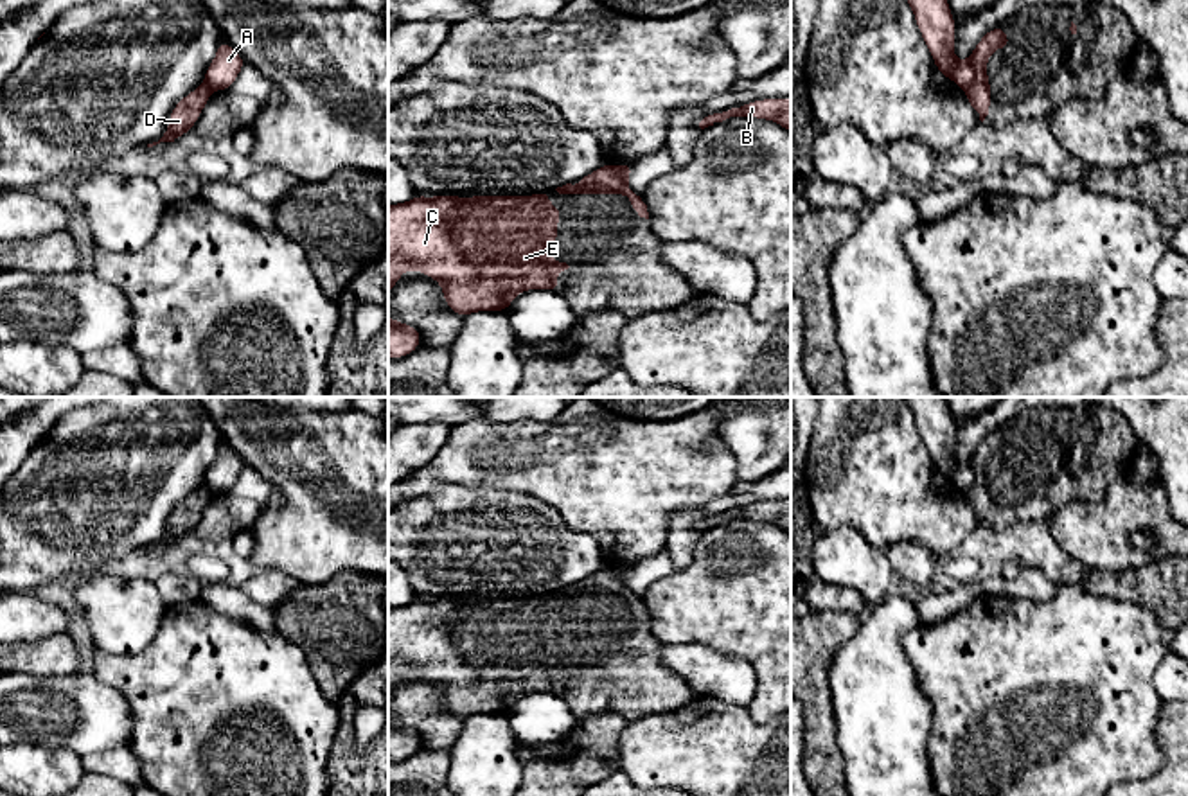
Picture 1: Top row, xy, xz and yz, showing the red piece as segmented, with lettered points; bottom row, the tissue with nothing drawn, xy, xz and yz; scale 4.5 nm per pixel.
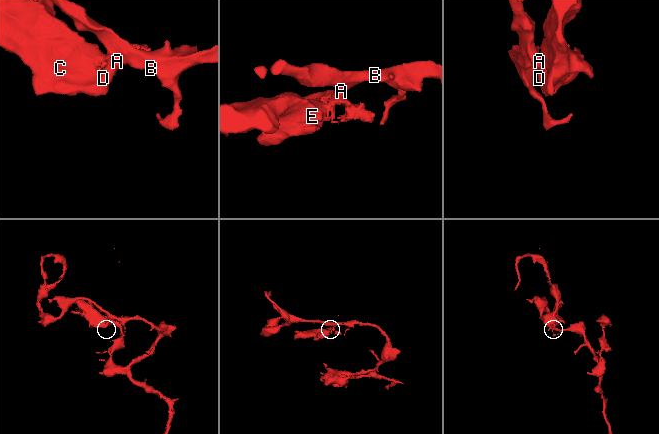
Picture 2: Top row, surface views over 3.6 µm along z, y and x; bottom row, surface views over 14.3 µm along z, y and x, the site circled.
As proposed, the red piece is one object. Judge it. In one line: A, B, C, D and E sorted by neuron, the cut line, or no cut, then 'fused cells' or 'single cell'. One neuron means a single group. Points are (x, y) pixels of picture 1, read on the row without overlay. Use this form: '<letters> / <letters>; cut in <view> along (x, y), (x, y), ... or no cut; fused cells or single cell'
A B / C D E; cut in yz along (971, 462), (973, 484), (964, 491); fused cells

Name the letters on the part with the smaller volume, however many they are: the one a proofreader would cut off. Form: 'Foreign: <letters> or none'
Foreign: C, D, E

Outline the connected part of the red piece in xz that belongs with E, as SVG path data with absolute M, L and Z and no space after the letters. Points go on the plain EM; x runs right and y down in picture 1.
M550 597L532 598L417 598L412 604L388 607L388 695L403 674L422 674L442 688L448 710L460 719L478 713L507 713L510 704L527 692L561 692L554 679L570 668L554 663L550 650L557 645L557 622L563 611L550 609Z

